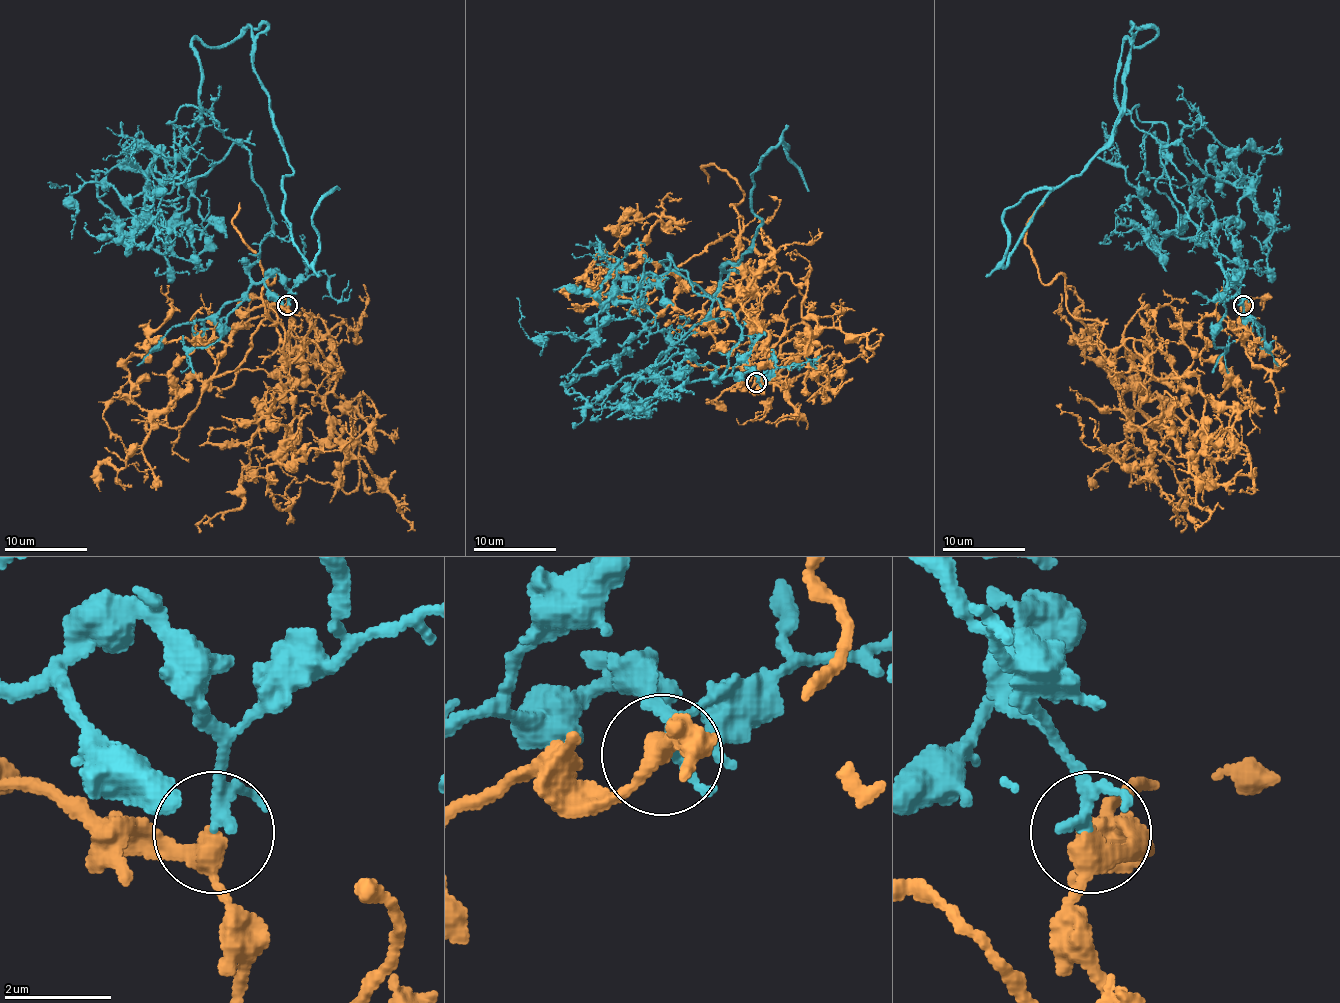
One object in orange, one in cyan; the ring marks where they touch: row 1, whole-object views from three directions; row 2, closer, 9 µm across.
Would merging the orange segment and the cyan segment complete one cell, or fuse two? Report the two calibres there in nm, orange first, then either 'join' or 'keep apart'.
320 nm thick on the orange side, 170 nm on the other; join

